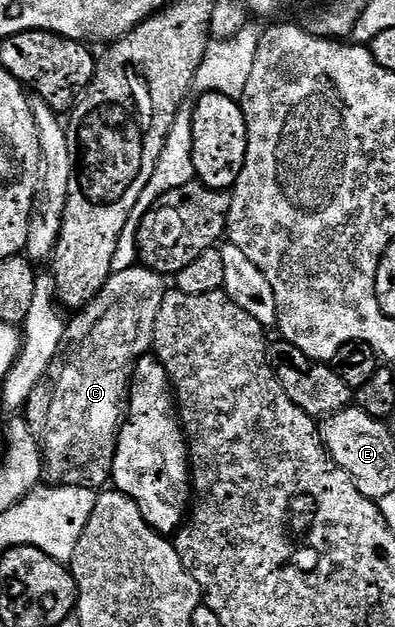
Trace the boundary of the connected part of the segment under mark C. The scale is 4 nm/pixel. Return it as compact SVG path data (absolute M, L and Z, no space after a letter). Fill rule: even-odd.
M145 266L110 275L106 285L98 291L98 297L106 306L104 312L96 316L82 336L68 336L76 338L76 344L68 352L66 362L62 362L64 368L48 366L42 379L46 388L41 386L42 400L38 400L42 402L38 404L40 430L35 430L34 436L40 451L46 446L56 450L56 478L60 478L60 486L99 486L111 479L118 434L128 416L130 380L136 362L153 349L156 318L168 291L165 283L161 272ZM50 422L56 422L54 434L58 440L50 438Z

